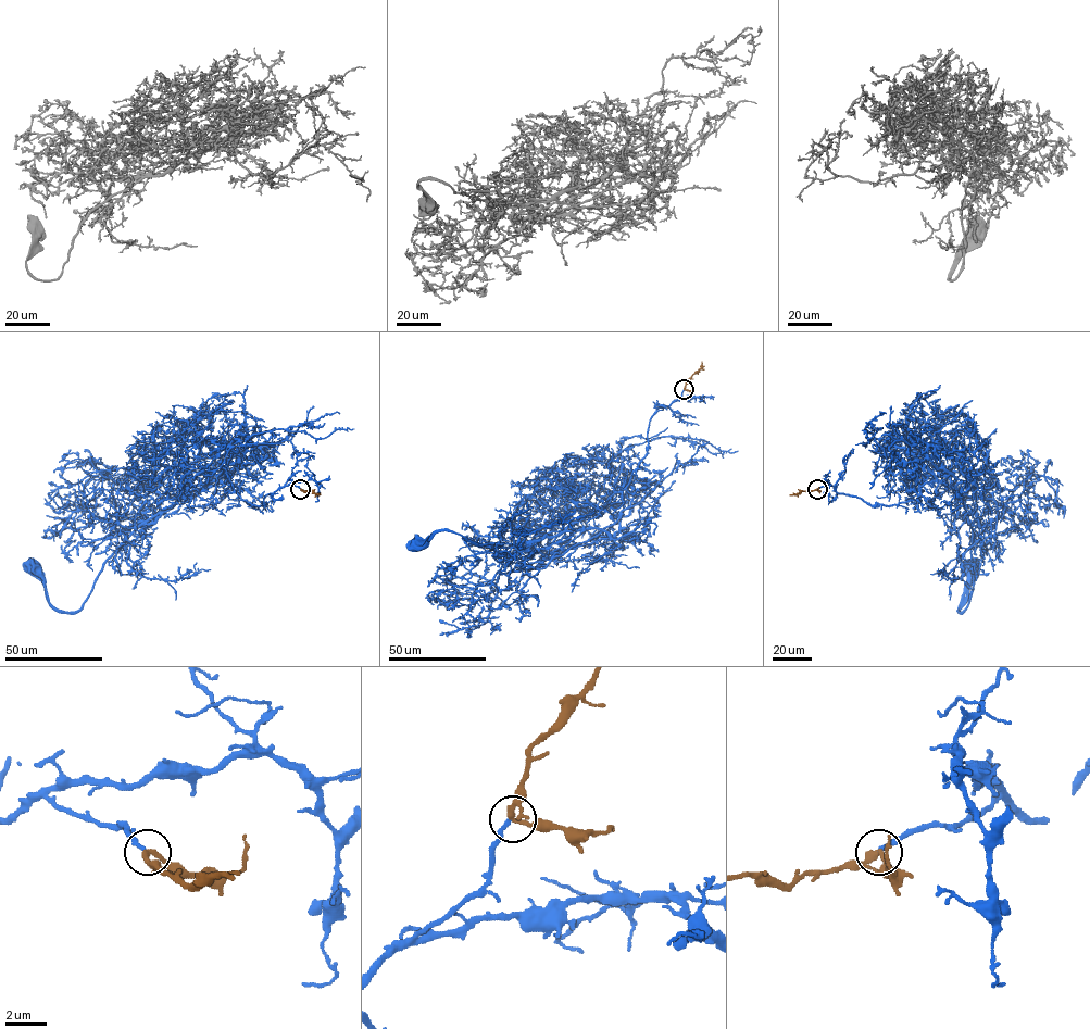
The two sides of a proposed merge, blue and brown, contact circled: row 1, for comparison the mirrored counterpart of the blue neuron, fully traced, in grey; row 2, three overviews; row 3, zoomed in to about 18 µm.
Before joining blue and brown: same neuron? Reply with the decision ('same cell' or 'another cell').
same cell

